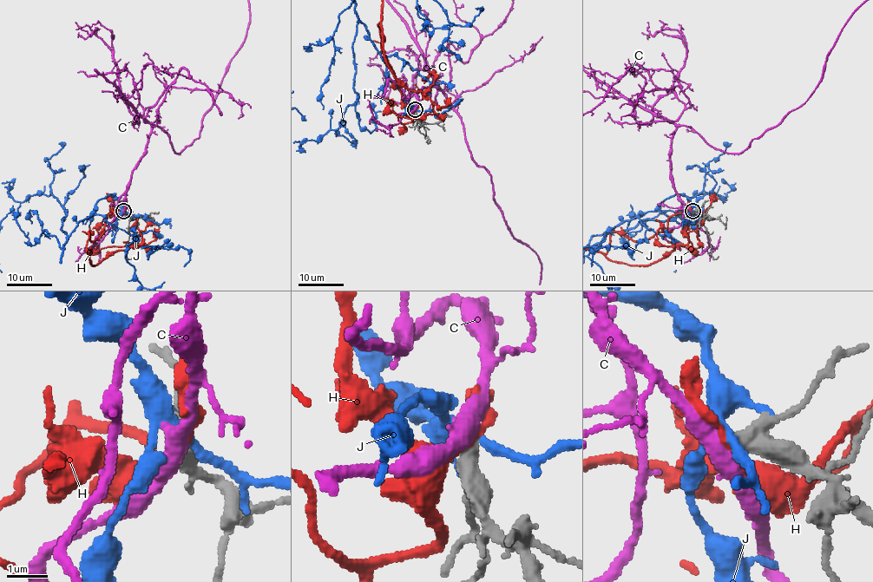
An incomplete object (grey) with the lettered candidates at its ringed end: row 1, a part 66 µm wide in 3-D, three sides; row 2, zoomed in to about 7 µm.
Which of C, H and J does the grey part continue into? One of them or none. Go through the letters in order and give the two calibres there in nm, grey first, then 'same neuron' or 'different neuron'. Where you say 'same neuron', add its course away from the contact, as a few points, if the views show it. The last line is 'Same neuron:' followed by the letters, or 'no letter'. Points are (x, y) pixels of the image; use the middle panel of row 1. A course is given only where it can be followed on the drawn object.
C: 380 nm thick on the grey side, 440 nm on the other; different neuron
H: 380 nm thick on the grey side, 180 nm on the other; different neuron
J: 380 nm thick on the grey side, 240 nm on the other; different neuron
Same neuron: no letter

